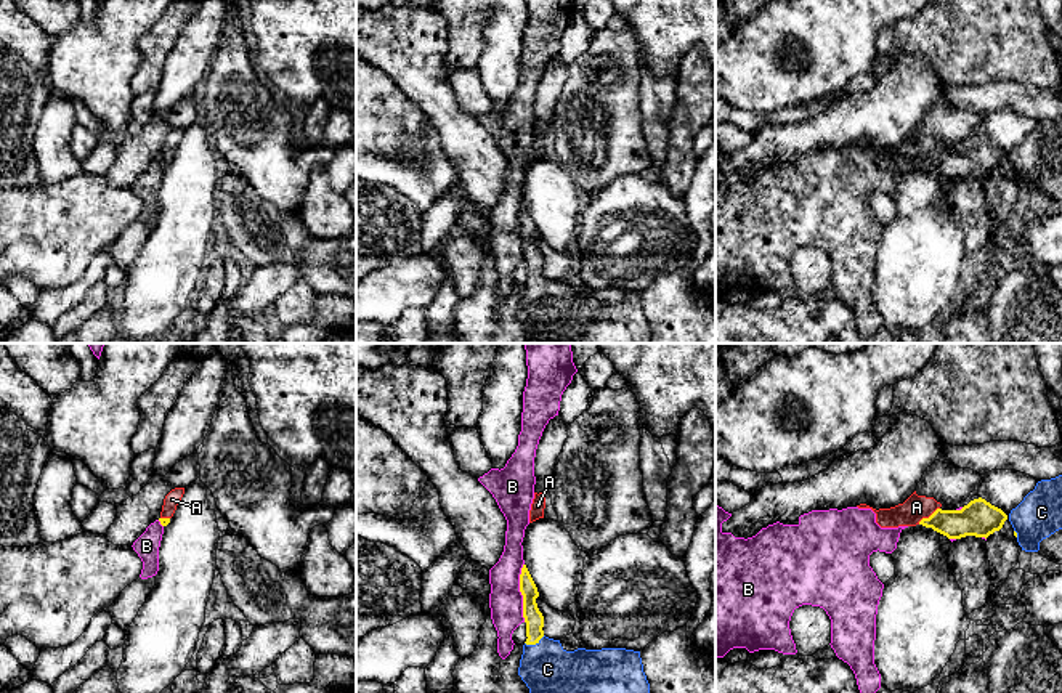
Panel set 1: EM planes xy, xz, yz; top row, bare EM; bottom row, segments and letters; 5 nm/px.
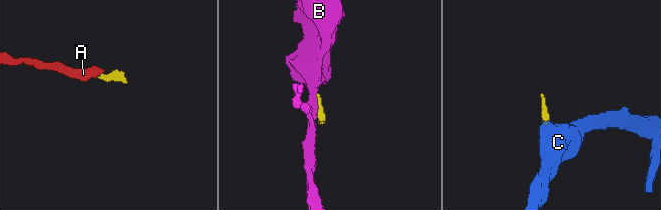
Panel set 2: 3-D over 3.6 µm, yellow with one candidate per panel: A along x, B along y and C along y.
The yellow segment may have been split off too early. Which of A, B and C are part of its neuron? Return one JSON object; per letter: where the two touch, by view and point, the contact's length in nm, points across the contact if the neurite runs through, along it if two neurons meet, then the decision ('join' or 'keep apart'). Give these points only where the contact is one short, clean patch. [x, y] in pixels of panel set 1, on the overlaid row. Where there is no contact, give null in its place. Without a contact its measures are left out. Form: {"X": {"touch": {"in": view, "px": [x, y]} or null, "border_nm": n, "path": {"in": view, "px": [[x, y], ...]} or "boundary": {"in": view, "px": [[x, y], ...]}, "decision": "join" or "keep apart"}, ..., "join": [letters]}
{"A": {"touch": {"in": "yz", "px": [929, 517]}, "border_nm": 140, "path": {"in": "yz", "px": [[979, 518], [929, 517], [916, 507]]}, "decision": "join"}, "B": {"touch": {"in": "xz", "px": [520, 591]}, "border_nm": 300, "boundary": {"in": "xz", "px": [[523, 563], [520, 594], [525, 621]]}, "decision": "keep apart"}, "C": {"touch": {"in": "xz", "px": [535, 644]}, "border_nm": 110, "path": {"in": "xz", "px": [[535, 621], [535, 644], [546, 668]]}, "decision": "join"}, "join": ["A", "C"]}

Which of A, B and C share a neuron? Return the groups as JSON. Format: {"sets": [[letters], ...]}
{"sets": [["A", "C"], ["B"]]}

